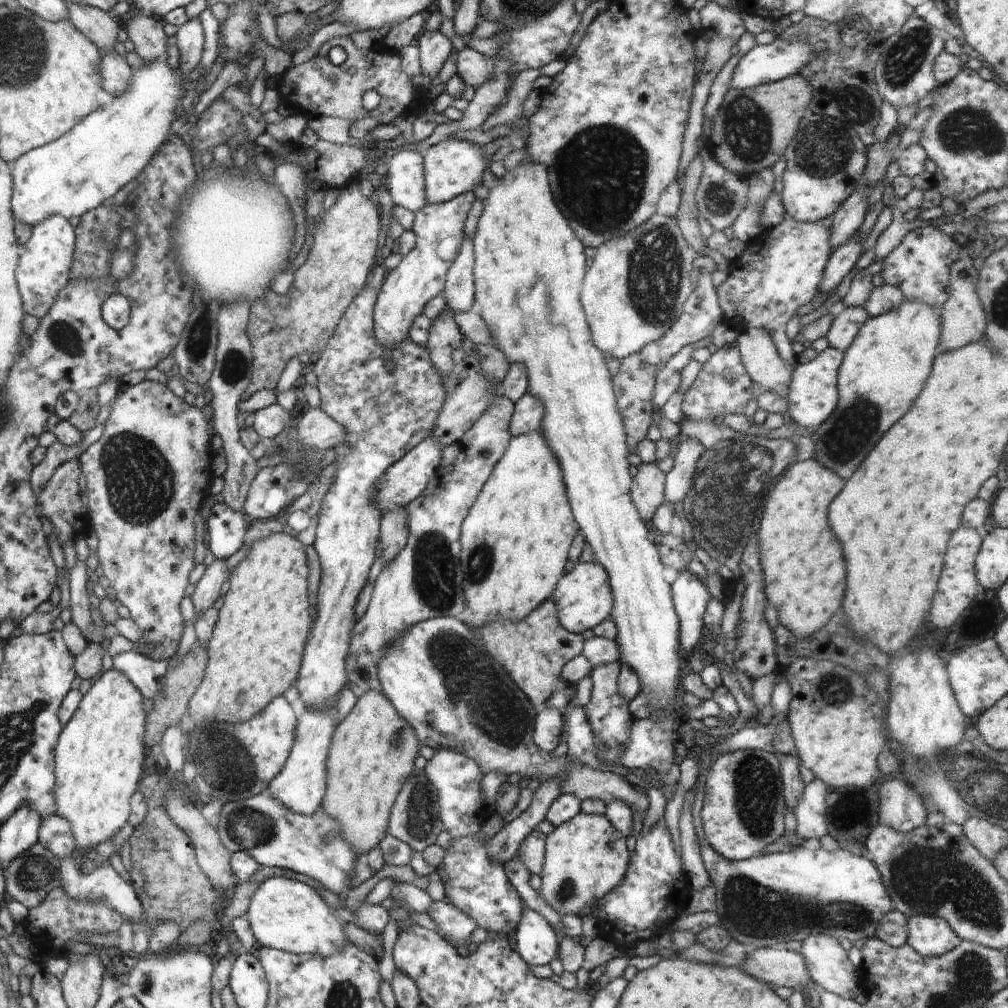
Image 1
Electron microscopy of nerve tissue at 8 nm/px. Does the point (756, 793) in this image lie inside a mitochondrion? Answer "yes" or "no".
yes

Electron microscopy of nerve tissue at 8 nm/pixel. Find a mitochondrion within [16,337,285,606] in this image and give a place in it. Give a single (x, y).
(139, 479)

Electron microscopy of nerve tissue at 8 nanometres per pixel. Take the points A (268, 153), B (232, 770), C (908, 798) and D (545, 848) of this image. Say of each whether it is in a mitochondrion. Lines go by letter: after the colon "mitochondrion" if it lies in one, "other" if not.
A: other
B: mitochondrion
C: other
D: other

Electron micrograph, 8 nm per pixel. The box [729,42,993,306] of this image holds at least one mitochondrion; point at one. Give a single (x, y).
(823, 148)

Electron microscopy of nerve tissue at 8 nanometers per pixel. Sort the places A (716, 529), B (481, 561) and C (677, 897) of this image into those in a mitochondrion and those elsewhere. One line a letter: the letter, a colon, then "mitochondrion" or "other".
A: mitochondrion
B: mitochondrion
C: other

